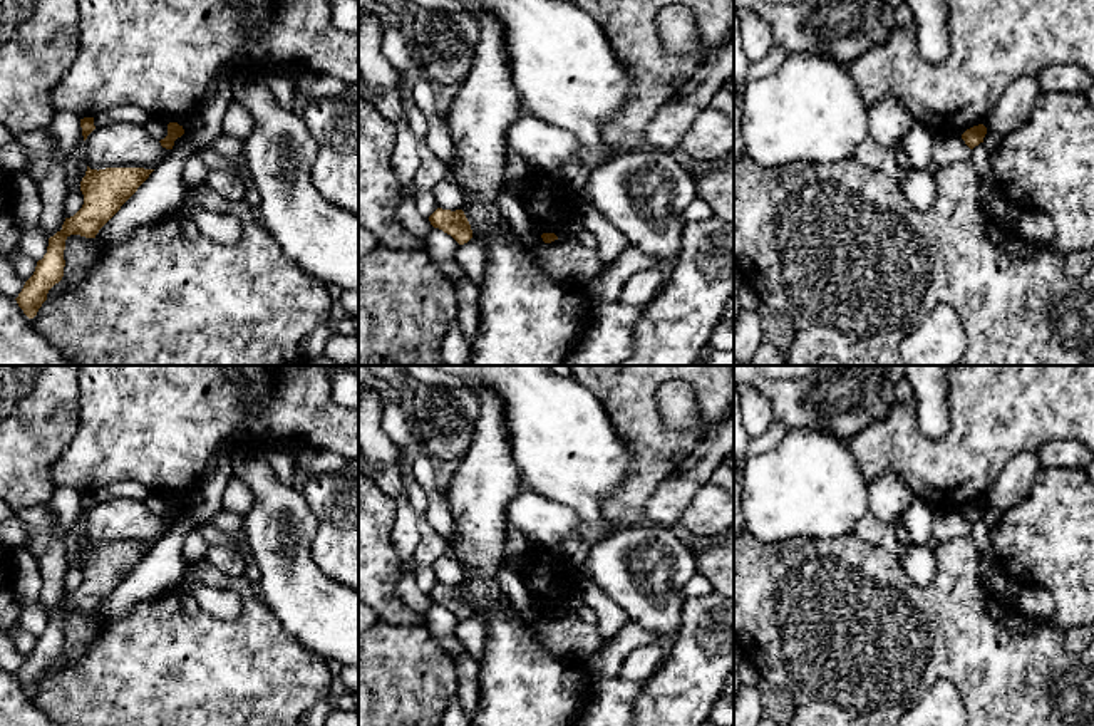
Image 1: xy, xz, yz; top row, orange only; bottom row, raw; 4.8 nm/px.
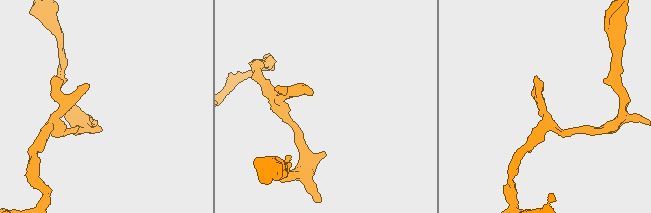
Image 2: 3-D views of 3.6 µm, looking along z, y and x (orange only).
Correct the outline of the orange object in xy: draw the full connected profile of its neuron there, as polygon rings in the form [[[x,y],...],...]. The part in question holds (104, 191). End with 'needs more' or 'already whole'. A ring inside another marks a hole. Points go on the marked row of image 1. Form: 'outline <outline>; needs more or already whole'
outline [[[106,168],[90,169],[80,181],[82,208],[65,218],[62,230],[49,238],[47,253],[37,262],[34,275],[15,298],[28,319],[34,319],[47,300],[49,290],[64,277],[64,250],[70,235],[95,238],[99,230],[121,210],[154,169]]]; already whole

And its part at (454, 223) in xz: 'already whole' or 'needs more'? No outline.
already whole

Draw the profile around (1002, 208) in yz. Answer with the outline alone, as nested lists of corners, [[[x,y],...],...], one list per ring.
[[[997,186],[985,211],[993,221],[1005,225],[1010,221],[1019,221],[1022,208],[1007,196],[1005,189]]]

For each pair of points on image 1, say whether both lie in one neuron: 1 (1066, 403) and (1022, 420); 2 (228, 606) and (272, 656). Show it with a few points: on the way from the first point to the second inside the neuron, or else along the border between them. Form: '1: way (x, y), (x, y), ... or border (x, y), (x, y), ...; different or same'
1: way (1056, 403), (1039, 403), (1032, 409); same
2: border (240, 597), (235, 619), (216, 619), (200, 607); different

